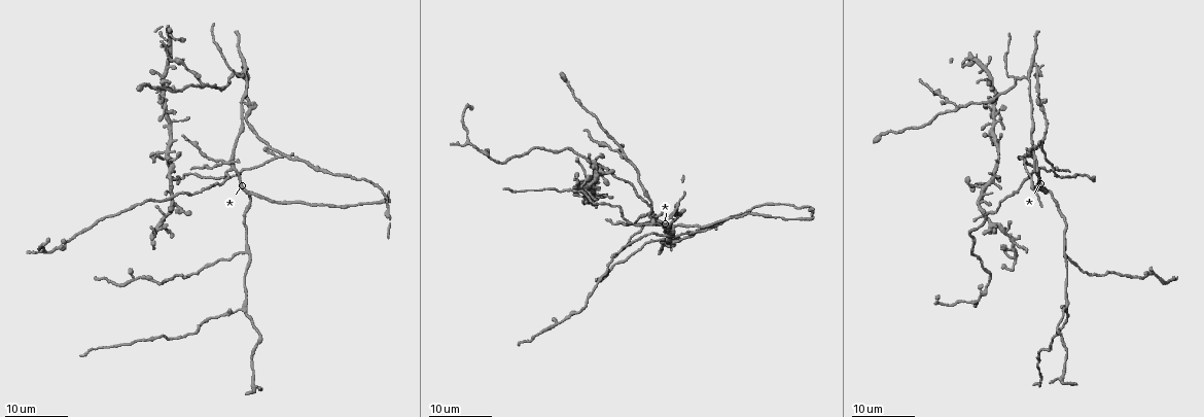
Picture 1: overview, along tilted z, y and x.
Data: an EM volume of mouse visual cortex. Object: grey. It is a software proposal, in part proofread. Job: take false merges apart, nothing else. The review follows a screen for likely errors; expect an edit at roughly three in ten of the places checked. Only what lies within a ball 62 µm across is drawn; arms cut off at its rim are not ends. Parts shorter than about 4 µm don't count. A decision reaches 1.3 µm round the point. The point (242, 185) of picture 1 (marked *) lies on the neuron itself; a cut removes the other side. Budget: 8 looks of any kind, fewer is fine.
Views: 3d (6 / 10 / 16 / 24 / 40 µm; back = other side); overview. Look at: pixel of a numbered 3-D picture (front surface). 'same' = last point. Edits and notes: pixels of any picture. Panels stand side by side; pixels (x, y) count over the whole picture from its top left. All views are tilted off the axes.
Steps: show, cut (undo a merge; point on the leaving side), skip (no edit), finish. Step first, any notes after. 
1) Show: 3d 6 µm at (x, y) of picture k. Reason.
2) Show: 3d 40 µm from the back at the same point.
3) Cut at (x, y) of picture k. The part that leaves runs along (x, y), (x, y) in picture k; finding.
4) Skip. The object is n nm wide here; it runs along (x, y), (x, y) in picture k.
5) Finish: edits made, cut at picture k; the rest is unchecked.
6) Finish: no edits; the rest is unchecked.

Show: 3d 16 µm at (627, 160) of picture 1. Arms part here.

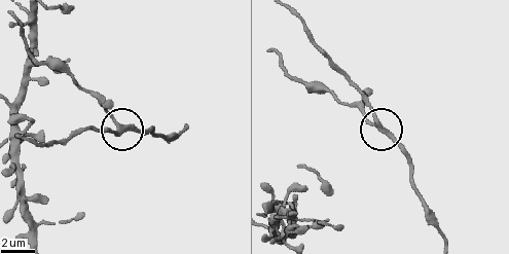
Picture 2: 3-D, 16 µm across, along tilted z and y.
Show: 3d 6 µm at (379, 125) of picture 2. Zoom in.

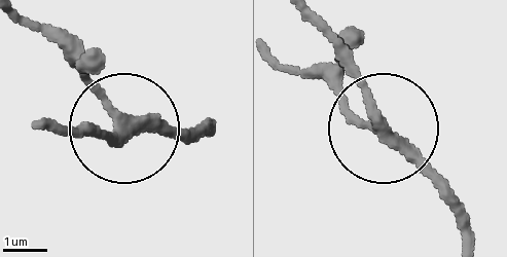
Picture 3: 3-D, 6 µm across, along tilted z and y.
Skip. It runs along (471, 235), (320, 76) in picture 3; one neuron here.

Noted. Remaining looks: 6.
Show: 3d 16 µm at (242, 63) of picture 1. Arms part here.

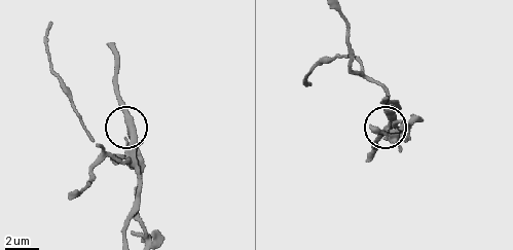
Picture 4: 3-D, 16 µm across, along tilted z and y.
Show: 3d 6 µm at (130, 132) of picture 4.

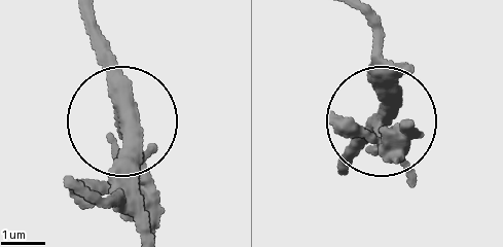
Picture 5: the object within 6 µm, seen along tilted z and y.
Cut at (406, 175) of picture 5. 3 arms meet here; two neurons meet here.

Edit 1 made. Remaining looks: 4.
Show: overview.

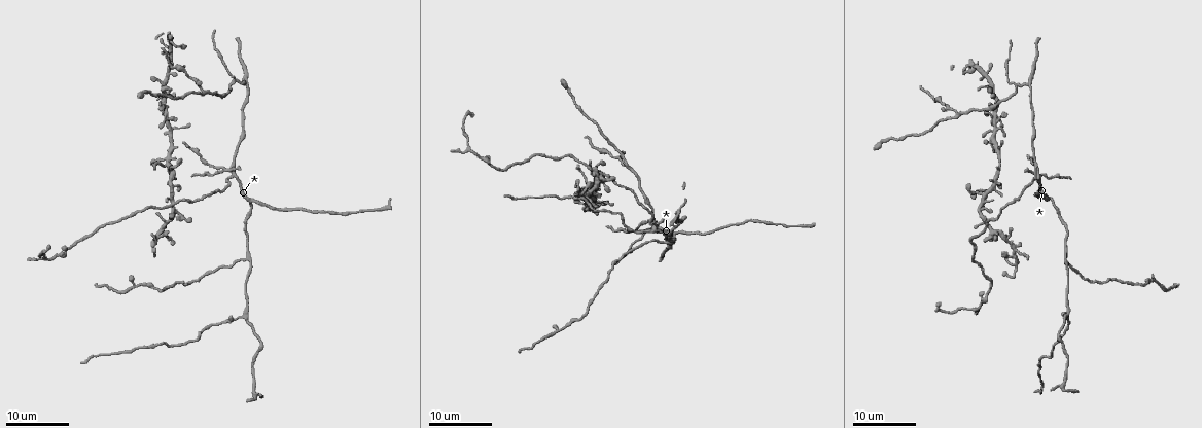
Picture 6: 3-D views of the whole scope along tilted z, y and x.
Show: 3d 16 µm at (251, 201) of picture 6. Three-way junction.

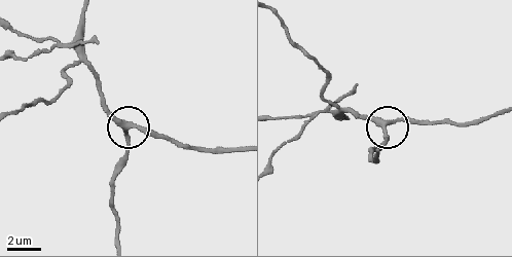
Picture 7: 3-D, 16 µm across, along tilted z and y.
Show: 3d 10 µm at (127, 126) of picture 7.

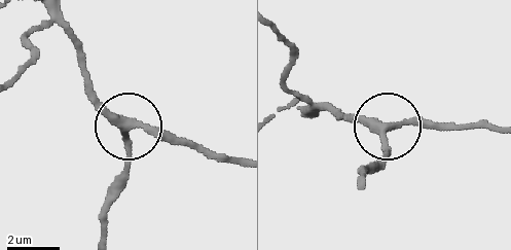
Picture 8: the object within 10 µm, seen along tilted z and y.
Skip. The side arm is 26 µm long; 3 arms meet here; one neuron here.

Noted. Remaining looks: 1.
Finish: edits made, cut at picture 5; the rest is unchecked.

